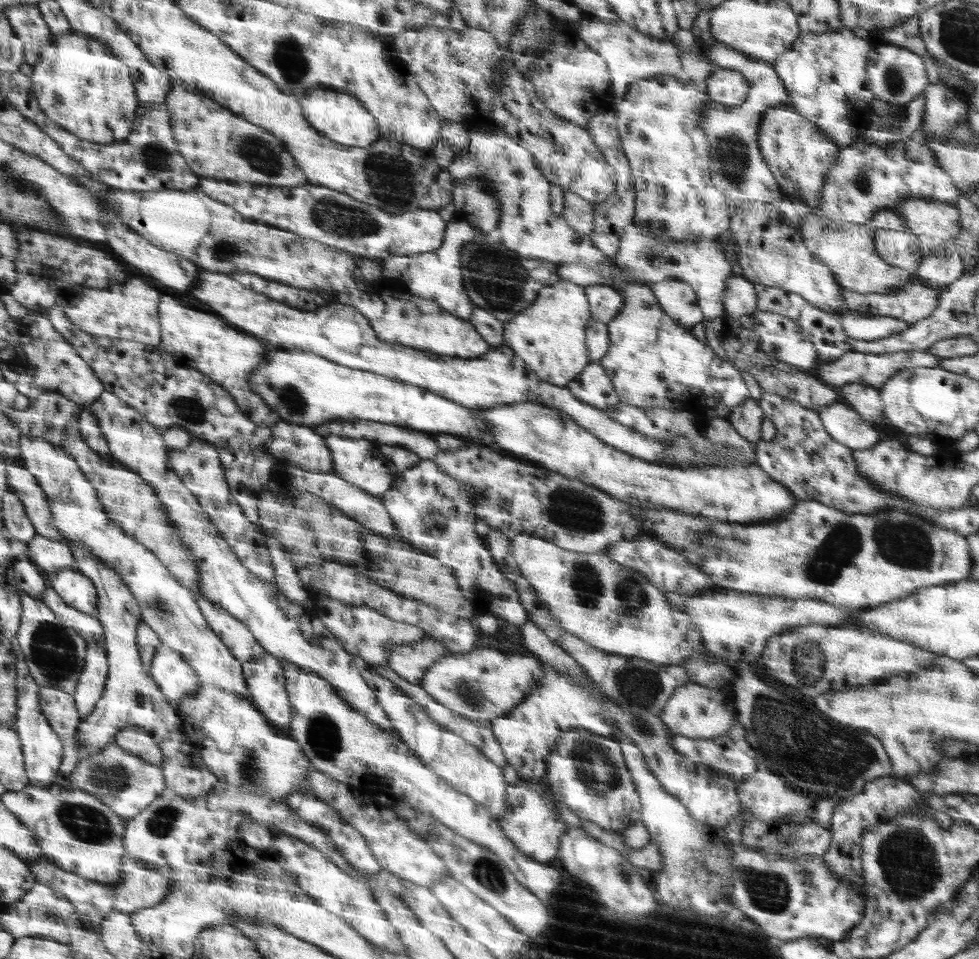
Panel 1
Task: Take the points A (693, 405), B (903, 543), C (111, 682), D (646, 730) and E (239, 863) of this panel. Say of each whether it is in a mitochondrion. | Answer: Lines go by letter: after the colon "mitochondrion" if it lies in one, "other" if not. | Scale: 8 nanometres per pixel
A: other
B: mitochondrion
C: other
D: mitochondrion
E: other

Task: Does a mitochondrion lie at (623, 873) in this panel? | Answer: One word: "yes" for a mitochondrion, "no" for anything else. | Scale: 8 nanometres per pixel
yes

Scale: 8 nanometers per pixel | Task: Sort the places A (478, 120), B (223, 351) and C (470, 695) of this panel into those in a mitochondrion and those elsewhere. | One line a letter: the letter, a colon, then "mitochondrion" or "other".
A: other
B: other
C: mitochondrion

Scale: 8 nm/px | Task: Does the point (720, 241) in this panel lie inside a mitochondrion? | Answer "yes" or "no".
no

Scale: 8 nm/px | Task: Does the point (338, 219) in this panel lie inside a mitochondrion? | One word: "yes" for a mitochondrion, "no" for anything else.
yes

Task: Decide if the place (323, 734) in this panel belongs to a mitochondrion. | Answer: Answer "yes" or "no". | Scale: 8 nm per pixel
yes

